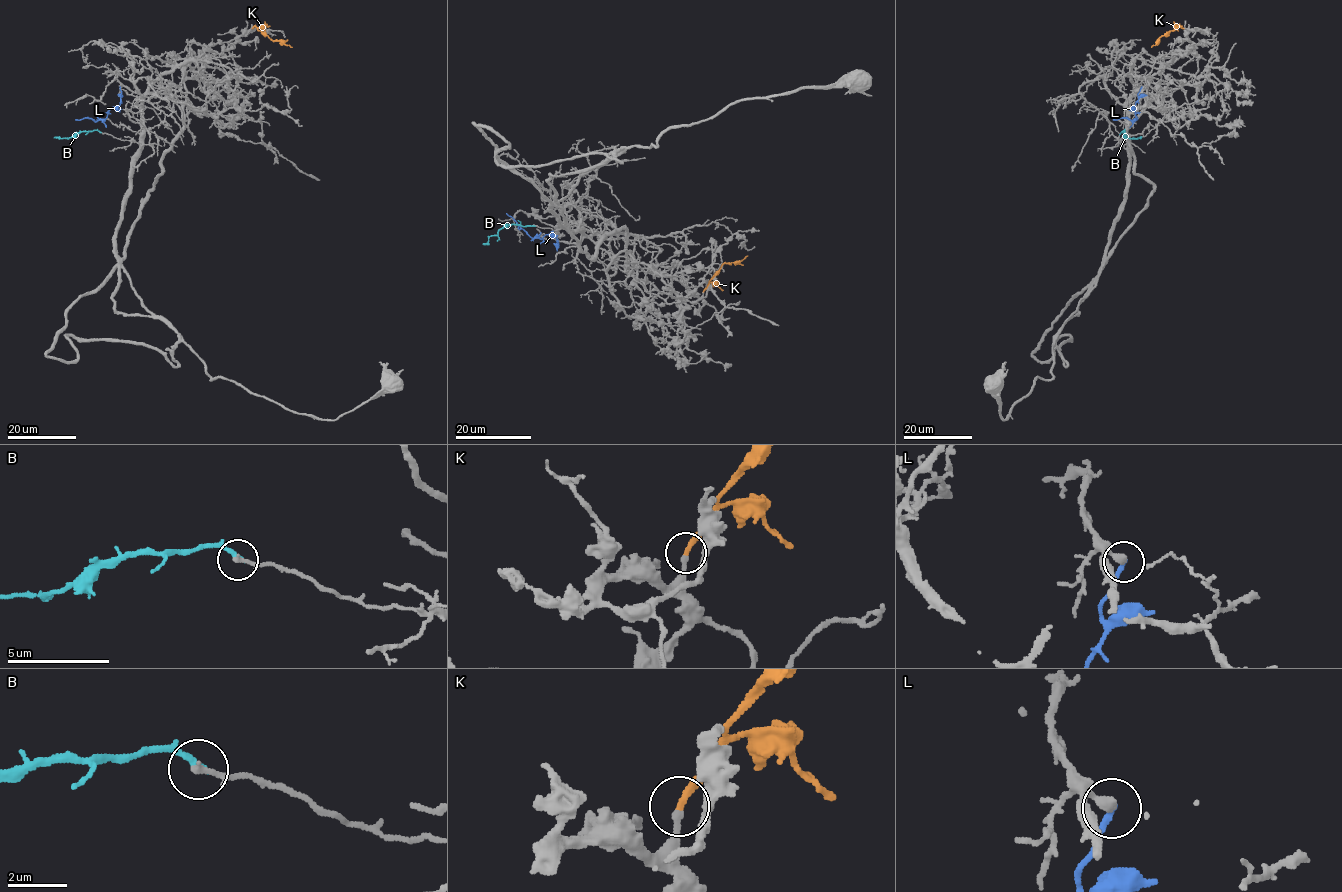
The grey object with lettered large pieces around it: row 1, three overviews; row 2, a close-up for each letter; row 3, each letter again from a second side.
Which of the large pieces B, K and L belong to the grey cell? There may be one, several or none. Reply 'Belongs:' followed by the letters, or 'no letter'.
Belongs: K

